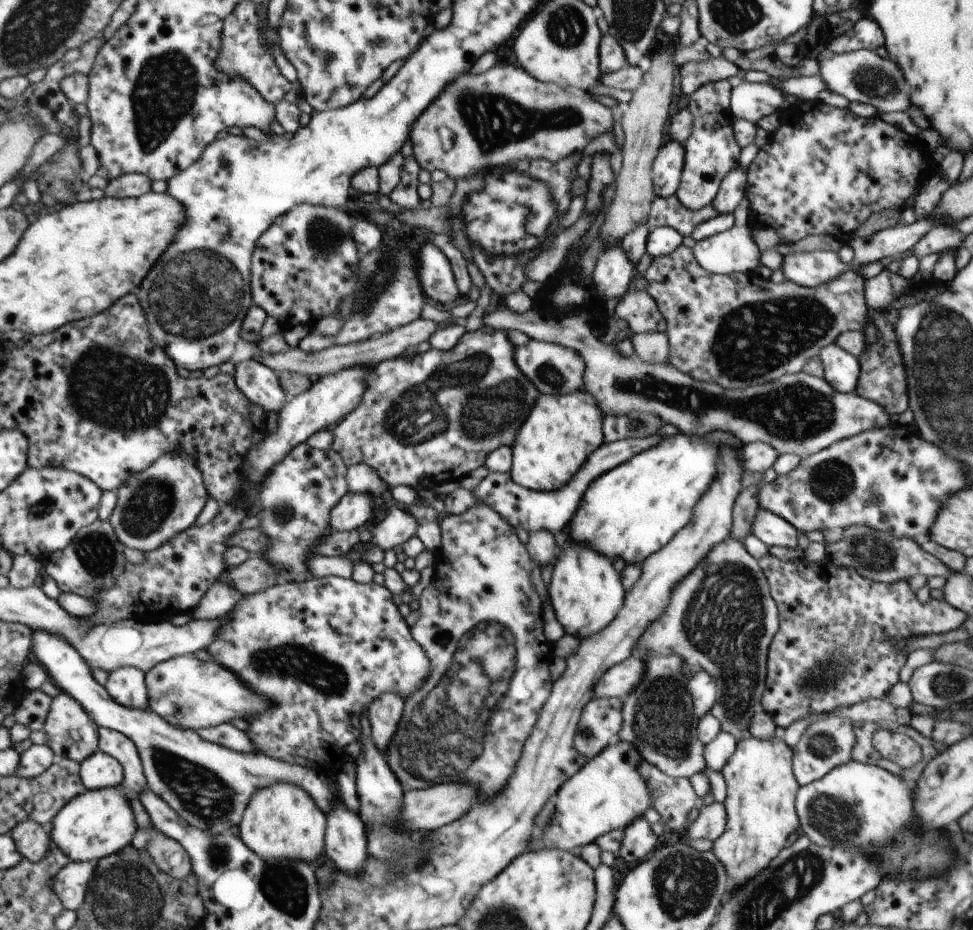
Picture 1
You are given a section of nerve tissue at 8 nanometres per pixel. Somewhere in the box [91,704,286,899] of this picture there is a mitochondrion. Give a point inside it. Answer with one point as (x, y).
(204, 795)

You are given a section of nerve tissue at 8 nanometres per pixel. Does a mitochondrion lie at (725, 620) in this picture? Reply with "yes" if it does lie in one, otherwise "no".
yes

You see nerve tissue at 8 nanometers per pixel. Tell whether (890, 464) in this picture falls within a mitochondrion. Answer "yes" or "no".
no

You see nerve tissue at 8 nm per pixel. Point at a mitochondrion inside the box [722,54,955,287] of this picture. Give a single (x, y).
(877, 86)

